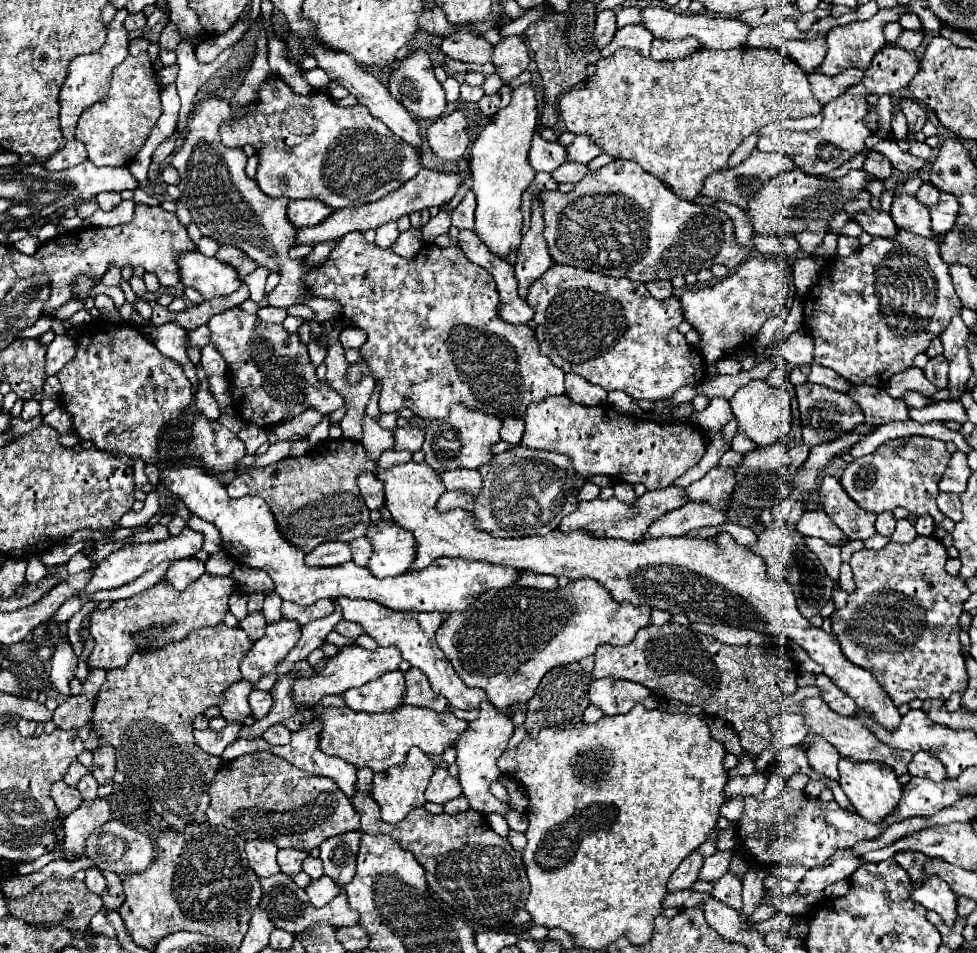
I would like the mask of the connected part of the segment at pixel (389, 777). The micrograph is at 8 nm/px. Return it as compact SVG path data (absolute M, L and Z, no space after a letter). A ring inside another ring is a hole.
M411 748L407 752L407 758L405 758L405 764L401 766L391 766L389 770L383 770L383 772L377 772L373 776L373 782L371 782L371 796L373 800L379 804L381 808L381 820L389 822L389 824L397 824L401 822L413 808L419 808L423 806L427 800L423 796L425 788L427 788L427 782L433 774L433 764L429 760L429 756L425 752L421 752L419 748Z

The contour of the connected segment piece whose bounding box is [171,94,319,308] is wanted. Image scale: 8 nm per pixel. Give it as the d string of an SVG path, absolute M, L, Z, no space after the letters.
M207 94L201 96L193 108L187 136L171 162L181 174L179 202L189 208L193 222L199 226L203 236L215 238L219 244L241 248L259 266L267 266L269 272L281 272L281 284L277 284L277 288L267 296L269 306L289 308L293 304L303 304L303 300L313 296L305 286L303 276L319 266L309 266L305 258L289 258L289 250L295 246L297 238L297 228L287 218L289 198L273 200L265 196L255 180L245 176L247 156L243 150L225 148L221 144L219 126L231 116L227 100Z

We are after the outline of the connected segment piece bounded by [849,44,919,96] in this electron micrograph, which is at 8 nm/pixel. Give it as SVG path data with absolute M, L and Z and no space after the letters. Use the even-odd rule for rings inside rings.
M887 44L873 56L871 66L865 70L863 80L849 88L849 94L865 96L865 92L877 92L881 94L893 94L907 86L909 80L919 70L919 58L913 50L905 50L897 44Z

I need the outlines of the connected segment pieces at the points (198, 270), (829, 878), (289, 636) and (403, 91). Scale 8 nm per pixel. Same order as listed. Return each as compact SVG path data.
M187 252L181 256L179 264L181 284L195 288L203 300L231 294L243 284L235 268L217 258L207 258L201 252Z
M849 850L835 852L821 866L815 866L815 868L807 870L805 878L797 886L797 894L799 896L819 894L827 886L831 886L831 884L835 884L839 880L847 880L859 868L859 864L861 864L859 858L853 856L853 854L849 854Z
M281 618L275 624L267 624L265 636L253 644L253 648L241 660L241 674L249 682L257 682L261 676L273 672L277 664L287 656L289 648L301 636L301 626L295 620Z
M415 50L413 54L409 54L403 62L399 62L399 66L391 72L391 80L389 80L389 92L393 98L397 98L409 112L413 112L417 118L425 118L425 120L437 120L447 102L445 102L445 92L441 88L441 82L435 78L433 74L433 64L429 60L429 54L425 50Z

